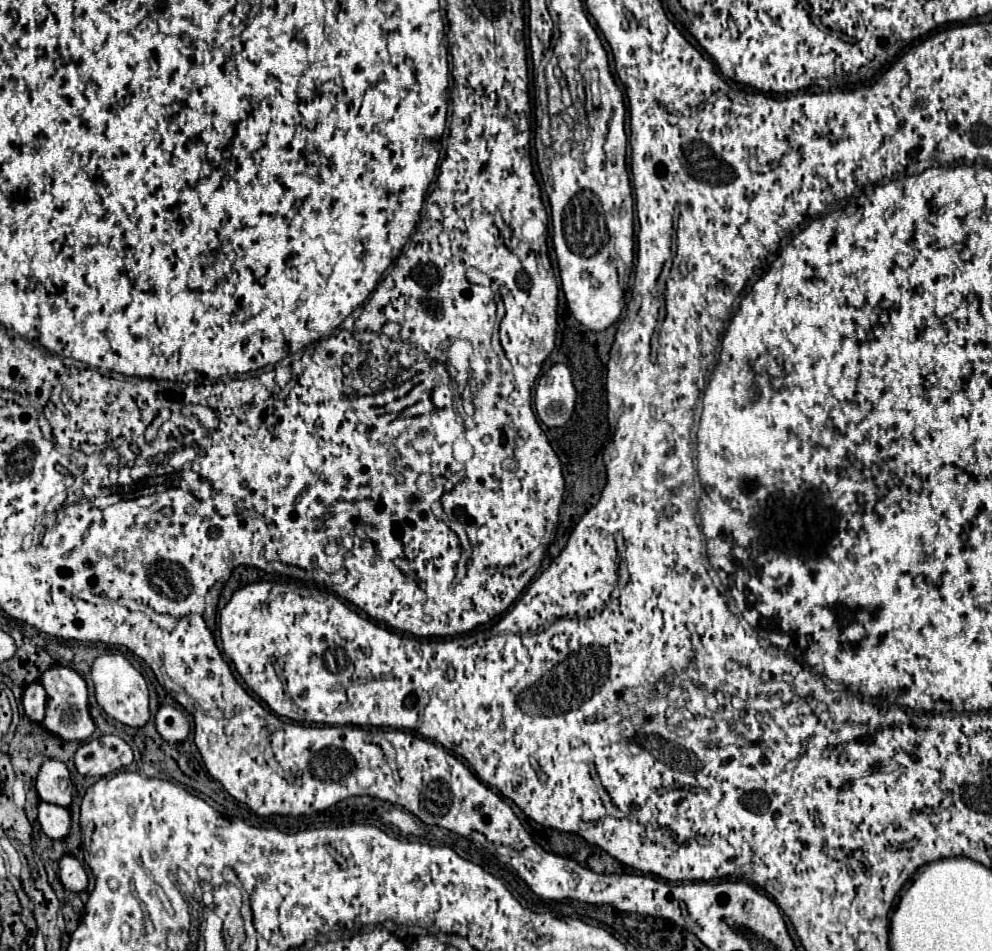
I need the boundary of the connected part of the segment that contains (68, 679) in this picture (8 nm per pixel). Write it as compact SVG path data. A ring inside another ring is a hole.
M53 667L49 671L43 673L41 677L41 685L46 691L46 708L45 708L45 721L42 726L49 729L51 733L57 733L61 739L67 741L77 741L77 739L87 739L93 735L95 731L95 723L89 715L89 703L87 703L87 685L83 681L83 677L79 673L75 673L69 667ZM77 713L77 721L67 719L67 715L75 715Z

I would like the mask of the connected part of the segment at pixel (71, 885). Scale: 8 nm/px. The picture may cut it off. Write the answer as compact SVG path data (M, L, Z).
M65 855L59 863L59 879L63 883L65 889L73 891L73 893L81 893L87 889L87 873L83 869L83 865L71 857L71 855Z

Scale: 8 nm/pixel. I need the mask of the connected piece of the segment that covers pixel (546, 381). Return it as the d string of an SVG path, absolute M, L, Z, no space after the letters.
M557 363L541 375L535 389L535 409L547 427L563 427L575 409L577 389L567 365Z

